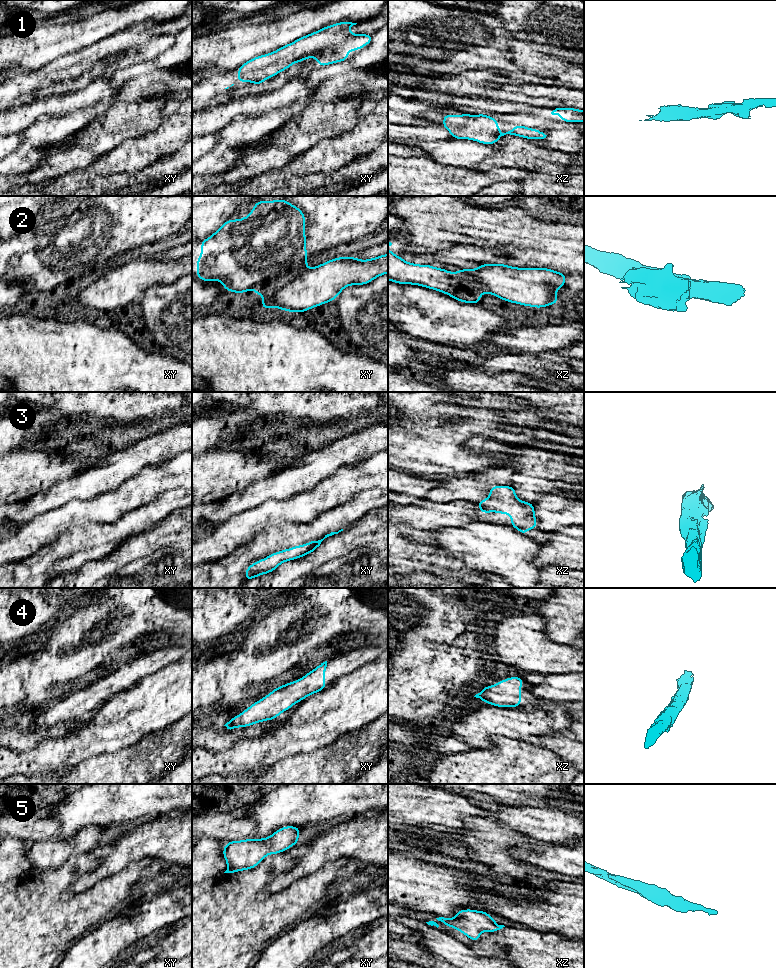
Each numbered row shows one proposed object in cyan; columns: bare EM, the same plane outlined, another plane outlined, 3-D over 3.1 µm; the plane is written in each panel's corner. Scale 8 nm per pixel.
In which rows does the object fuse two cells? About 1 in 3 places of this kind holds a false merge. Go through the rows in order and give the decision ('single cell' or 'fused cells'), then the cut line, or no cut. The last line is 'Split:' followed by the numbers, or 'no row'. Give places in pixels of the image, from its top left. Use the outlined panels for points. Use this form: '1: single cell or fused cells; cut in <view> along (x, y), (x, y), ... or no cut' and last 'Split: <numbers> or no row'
1: single cell; no cut
2: fused cells; cut in xy along (307, 269), (293, 277), (272, 296), (272, 306)
3: single cell; no cut
4: single cell; no cut
5: single cell; no cut
Split: 2

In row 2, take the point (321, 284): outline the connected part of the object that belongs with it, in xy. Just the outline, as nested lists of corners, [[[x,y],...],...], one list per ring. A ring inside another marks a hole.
[[[388,254],[380,255],[376,258],[359,260],[357,257],[338,257],[320,264],[311,269],[307,269],[297,277],[293,278],[287,285],[278,290],[271,298],[273,307],[283,307],[286,311],[304,312],[324,303],[331,302],[350,285],[365,285],[375,278],[388,273]]]

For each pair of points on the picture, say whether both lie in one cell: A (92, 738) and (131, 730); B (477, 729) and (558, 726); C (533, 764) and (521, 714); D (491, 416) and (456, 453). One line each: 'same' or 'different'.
A: same
B: same
C: different
D: same

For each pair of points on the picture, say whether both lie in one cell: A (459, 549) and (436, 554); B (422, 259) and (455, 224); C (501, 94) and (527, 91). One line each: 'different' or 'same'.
A: different
B: different
C: same

